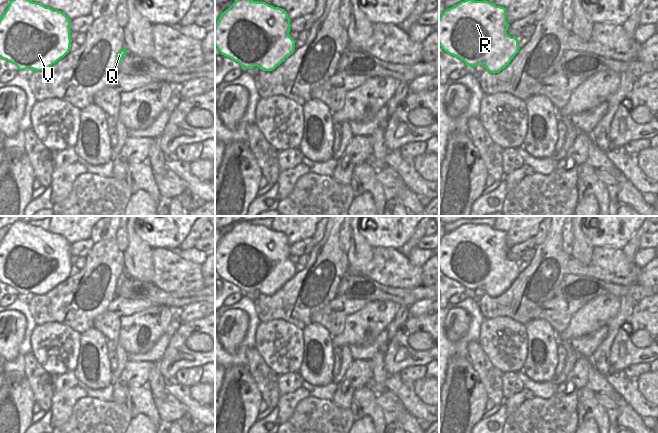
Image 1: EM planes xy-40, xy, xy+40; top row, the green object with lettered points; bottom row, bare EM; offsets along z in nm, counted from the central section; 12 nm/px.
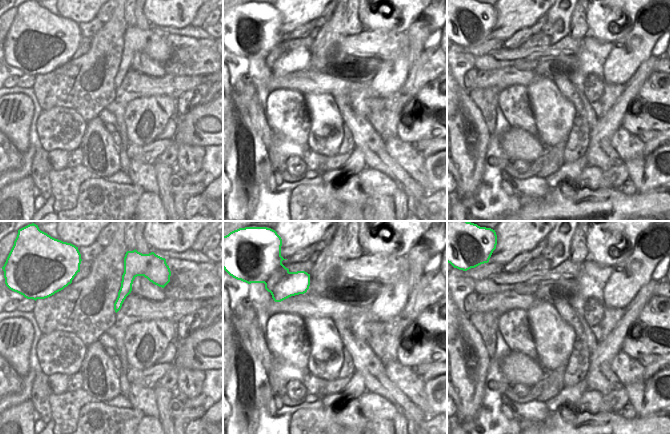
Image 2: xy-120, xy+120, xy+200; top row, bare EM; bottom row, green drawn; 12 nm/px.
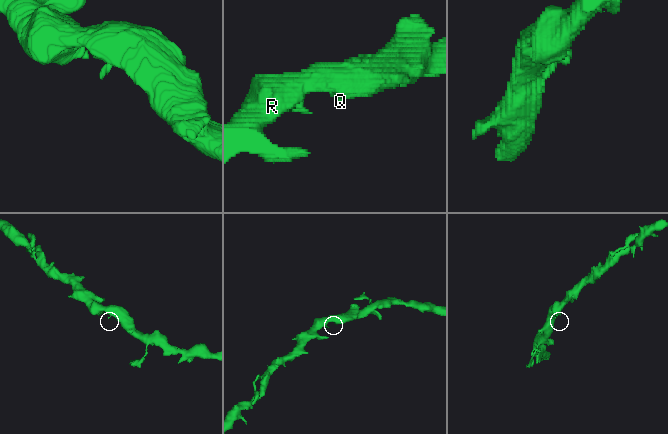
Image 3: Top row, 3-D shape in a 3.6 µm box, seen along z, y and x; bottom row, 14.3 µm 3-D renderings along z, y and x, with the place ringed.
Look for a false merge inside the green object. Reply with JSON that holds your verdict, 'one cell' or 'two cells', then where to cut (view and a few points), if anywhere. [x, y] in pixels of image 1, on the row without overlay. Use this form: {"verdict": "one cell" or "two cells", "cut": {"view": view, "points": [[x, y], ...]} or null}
{"verdict": "one cell", "cut": null}

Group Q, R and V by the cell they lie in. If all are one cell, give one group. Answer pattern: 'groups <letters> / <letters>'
groups Q R V

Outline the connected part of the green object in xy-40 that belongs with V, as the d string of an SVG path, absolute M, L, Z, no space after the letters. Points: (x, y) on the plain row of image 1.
M19 220L11 224L0 243L0 281L15 288L19 294L43 295L48 293L69 277L72 266L70 262L70 245L63 236L32 226L29 222Z

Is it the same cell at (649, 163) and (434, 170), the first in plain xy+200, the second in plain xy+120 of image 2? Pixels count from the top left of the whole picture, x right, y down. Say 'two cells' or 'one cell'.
one cell

